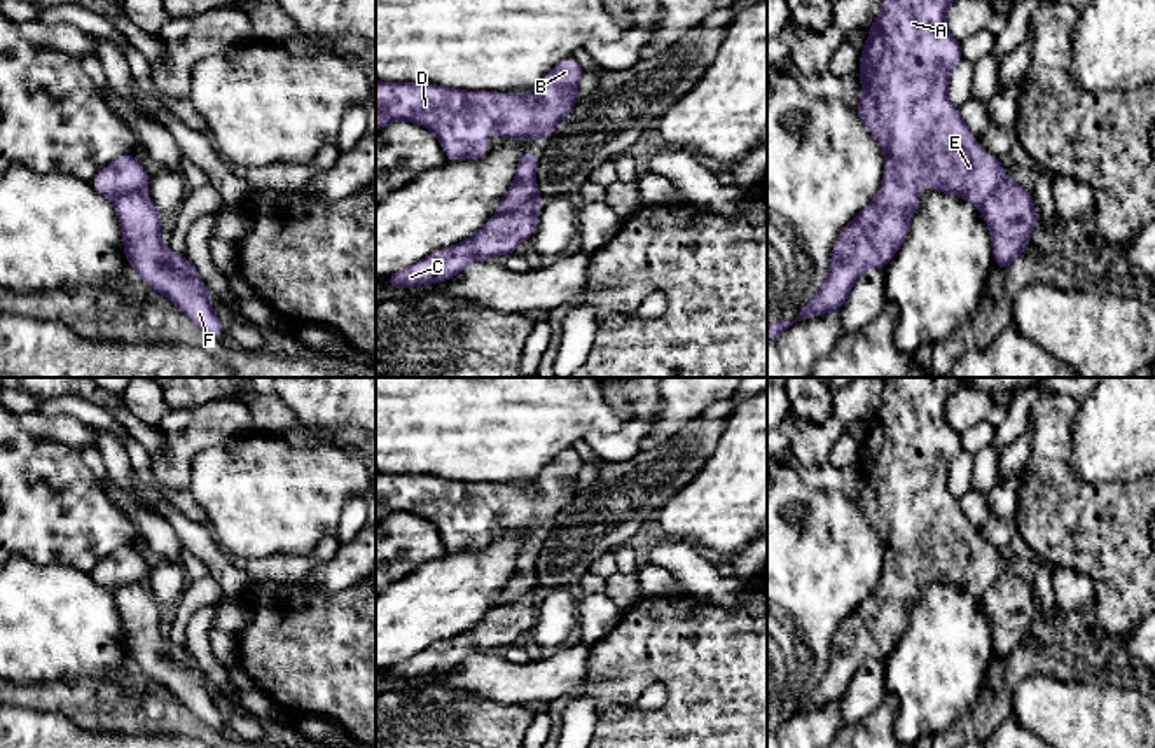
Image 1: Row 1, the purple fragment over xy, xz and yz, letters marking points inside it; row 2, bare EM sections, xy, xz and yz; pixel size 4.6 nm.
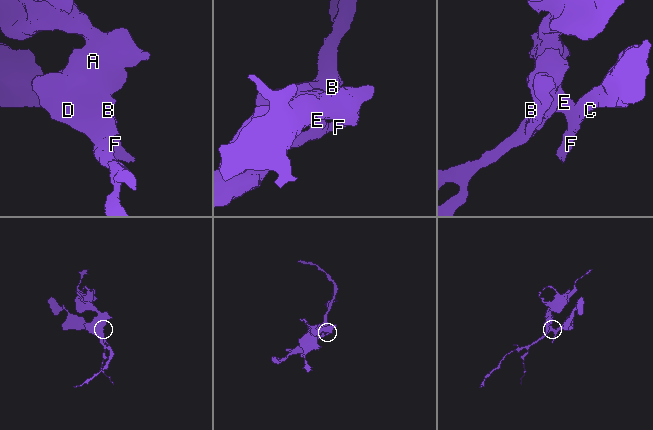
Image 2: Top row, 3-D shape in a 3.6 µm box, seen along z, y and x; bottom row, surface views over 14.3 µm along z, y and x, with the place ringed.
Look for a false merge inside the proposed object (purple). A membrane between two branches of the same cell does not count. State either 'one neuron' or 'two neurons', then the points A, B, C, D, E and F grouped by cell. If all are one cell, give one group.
two neurons | A B D E / C F

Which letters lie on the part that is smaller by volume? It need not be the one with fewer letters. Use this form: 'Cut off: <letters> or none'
Cut off: C, F

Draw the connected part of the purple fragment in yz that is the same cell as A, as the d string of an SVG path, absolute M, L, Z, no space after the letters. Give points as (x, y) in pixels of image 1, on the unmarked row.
M889 377L884 383L881 405L870 414L872 421L860 449L861 489L856 500L884 542L881 580L837 627L828 668L820 683L795 711L769 715L767 732L795 713L839 703L865 661L889 655L921 594L921 573L931 573L933 584L954 585L982 598L1005 571L1001 552L982 542L947 486L951 463L963 449L961 433L947 423L945 405L961 384L961 377Z

